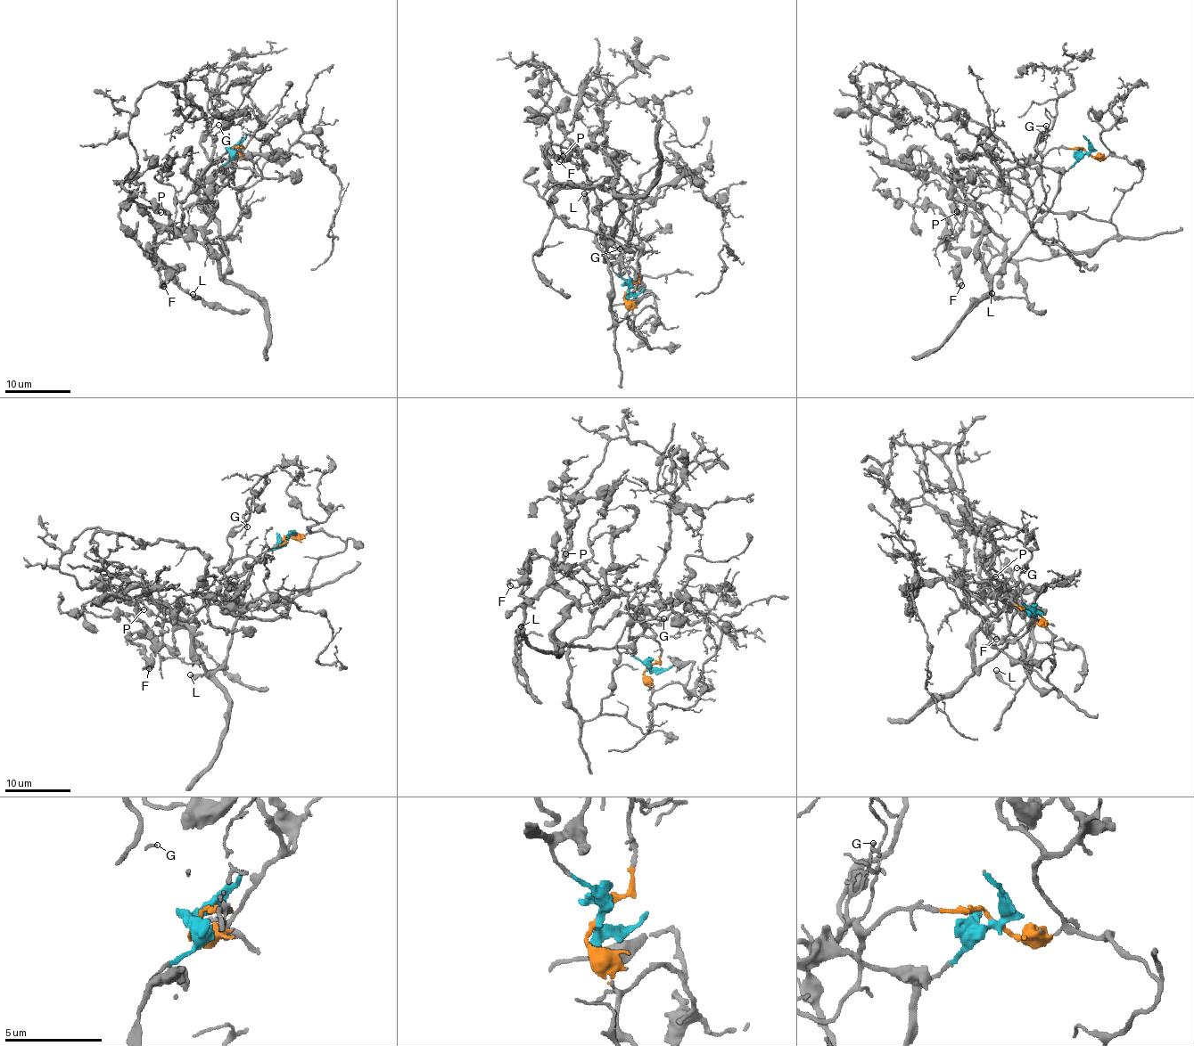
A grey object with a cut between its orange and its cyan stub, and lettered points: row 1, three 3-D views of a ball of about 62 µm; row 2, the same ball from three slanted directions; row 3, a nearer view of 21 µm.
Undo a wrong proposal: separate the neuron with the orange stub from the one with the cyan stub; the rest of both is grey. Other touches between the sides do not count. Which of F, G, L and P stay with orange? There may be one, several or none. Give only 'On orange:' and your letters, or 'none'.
On orange: F, G, P

